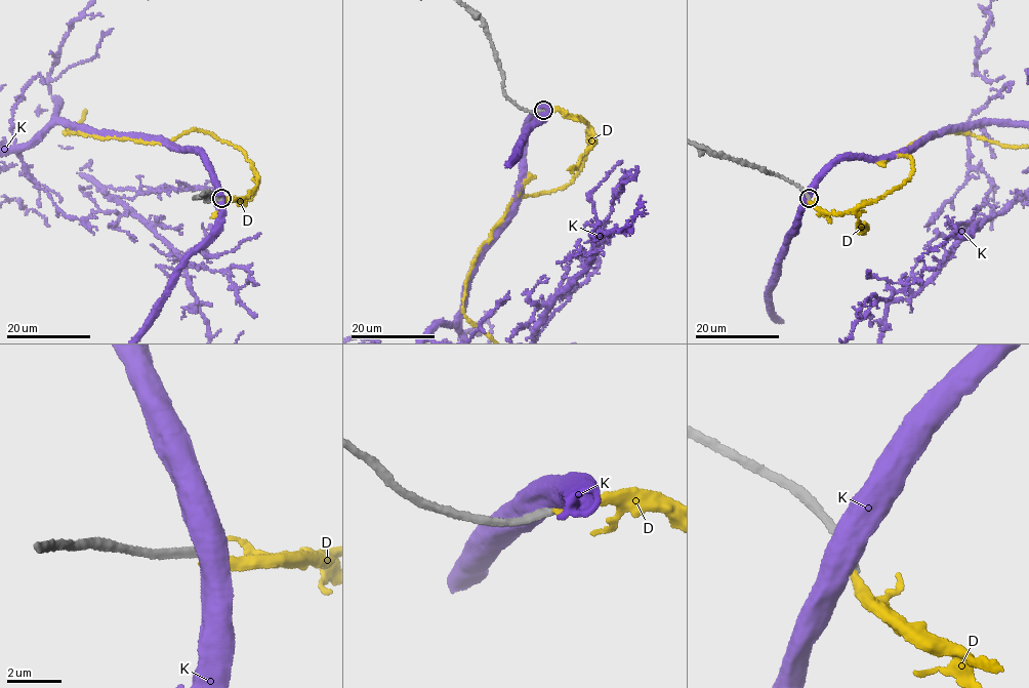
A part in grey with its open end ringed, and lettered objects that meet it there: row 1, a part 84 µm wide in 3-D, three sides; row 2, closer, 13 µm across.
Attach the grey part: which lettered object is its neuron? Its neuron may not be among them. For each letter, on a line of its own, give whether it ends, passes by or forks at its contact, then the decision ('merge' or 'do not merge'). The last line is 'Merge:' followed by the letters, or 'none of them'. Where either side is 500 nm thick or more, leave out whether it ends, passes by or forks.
D: it ends | do not merge
K: do not merge
Merge: none of them

